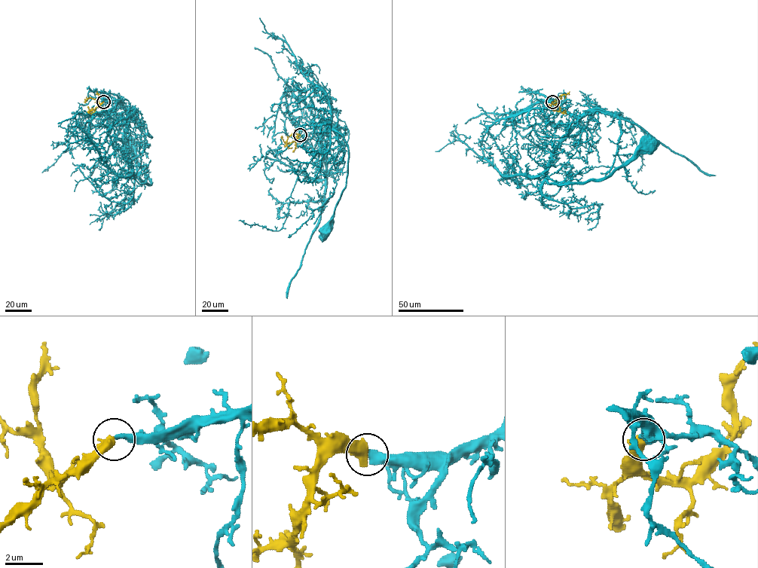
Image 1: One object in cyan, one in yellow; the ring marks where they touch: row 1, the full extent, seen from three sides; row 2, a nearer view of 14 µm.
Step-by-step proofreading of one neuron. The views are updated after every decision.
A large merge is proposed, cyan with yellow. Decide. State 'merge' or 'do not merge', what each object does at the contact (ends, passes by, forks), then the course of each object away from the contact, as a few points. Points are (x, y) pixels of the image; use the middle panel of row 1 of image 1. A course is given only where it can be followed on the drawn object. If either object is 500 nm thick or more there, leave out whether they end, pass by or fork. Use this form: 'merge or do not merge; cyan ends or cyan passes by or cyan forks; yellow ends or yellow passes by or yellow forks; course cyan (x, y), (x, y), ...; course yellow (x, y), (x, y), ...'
merge; course cyan (301, 135), (316, 133), (324, 158), (320, 139), (328, 129), (338, 132), (348, 150), (346, 185), (325, 228); course yellow (300, 135), (293, 133), (288, 137), (286, 144), (292, 148)

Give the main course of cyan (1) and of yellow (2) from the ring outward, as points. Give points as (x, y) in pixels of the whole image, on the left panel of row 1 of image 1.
1: (104, 102), (119, 99), (121, 102), (128, 117), (124, 154), (134, 178), (139, 183), (151, 183), (129, 148)
2: (103, 102), (90, 112), (91, 114), (96, 109)

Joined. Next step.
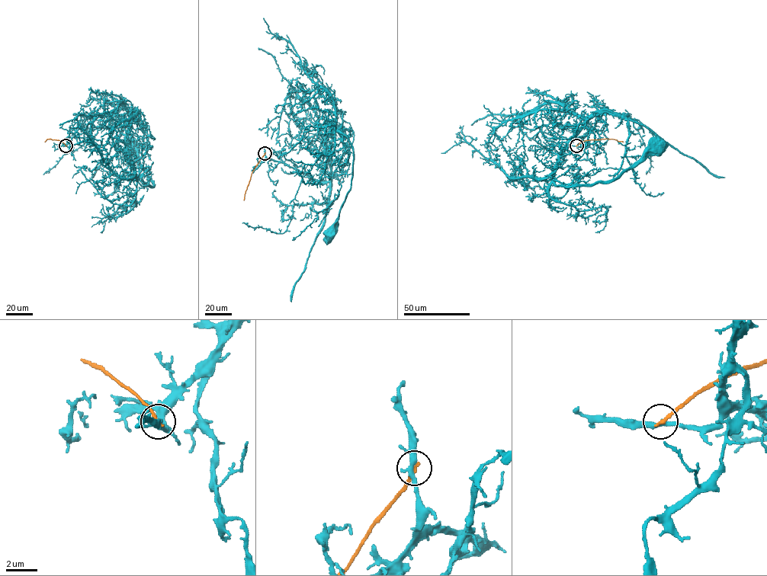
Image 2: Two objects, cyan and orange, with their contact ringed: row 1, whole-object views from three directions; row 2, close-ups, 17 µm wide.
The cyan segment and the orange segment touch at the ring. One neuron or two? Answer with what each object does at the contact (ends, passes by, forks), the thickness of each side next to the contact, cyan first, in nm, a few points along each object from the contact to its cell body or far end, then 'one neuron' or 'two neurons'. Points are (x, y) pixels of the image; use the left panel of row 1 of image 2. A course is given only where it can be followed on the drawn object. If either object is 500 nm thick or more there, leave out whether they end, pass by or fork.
cyan passes by | orange ends | 320/200 nm | cyan via (65, 145), (74, 136), (102, 126), (120, 110), (129, 110), (126, 156), (136, 180), (154, 185), (131, 149) | orange via (65, 145), (61, 141), (49, 139), (45, 142) | two neurons

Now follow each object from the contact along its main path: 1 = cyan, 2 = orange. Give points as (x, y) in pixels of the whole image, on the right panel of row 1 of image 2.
1: (576, 145), (581, 145), (604, 109), (571, 138), (554, 172), (556, 186), (611, 181), (654, 149)
2: (576, 145), (583, 141), (594, 139), (614, 139), (624, 142)

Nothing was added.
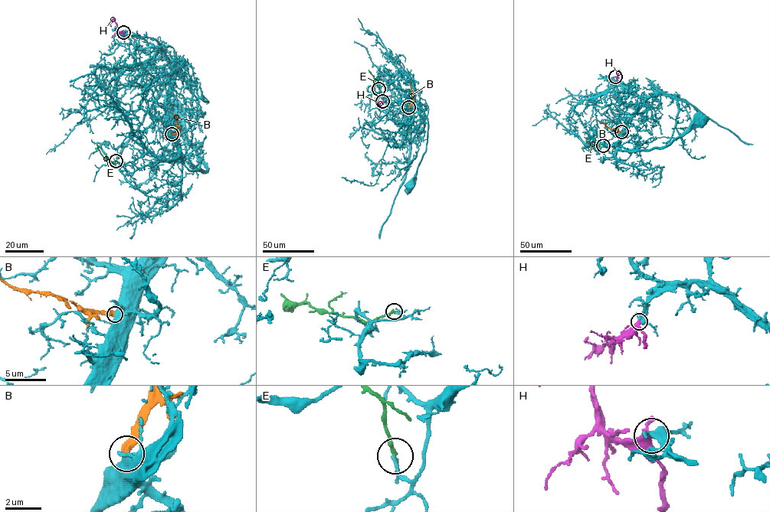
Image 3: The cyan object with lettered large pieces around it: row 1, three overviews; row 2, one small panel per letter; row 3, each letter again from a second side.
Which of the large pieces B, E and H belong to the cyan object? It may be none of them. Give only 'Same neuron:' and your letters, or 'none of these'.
Same neuron: H

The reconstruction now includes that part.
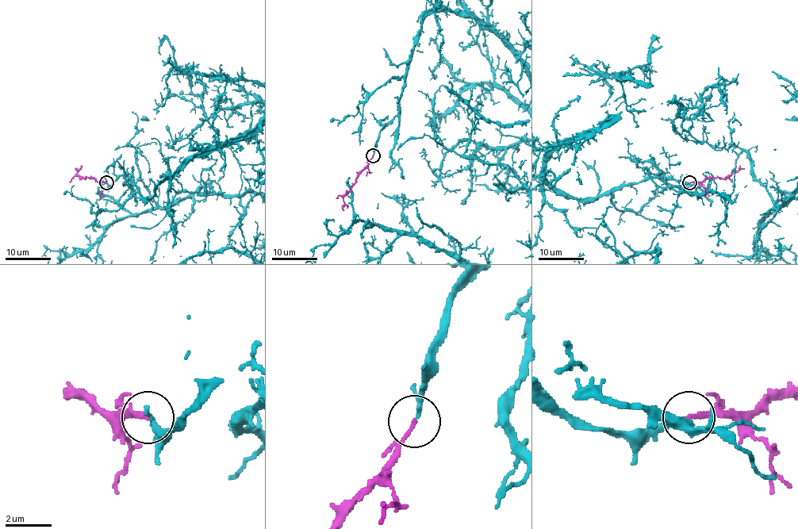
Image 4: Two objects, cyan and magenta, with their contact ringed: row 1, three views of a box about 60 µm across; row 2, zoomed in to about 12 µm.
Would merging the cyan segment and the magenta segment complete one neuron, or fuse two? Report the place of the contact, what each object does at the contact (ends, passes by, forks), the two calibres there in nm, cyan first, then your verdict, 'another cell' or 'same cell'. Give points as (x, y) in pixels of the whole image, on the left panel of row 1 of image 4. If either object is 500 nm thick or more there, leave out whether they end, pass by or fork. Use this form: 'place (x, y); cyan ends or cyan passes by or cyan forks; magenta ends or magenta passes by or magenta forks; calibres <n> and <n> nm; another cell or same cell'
place (106, 182); cyan passes by; magenta ends; calibres 130 and 180 nm; same cell

